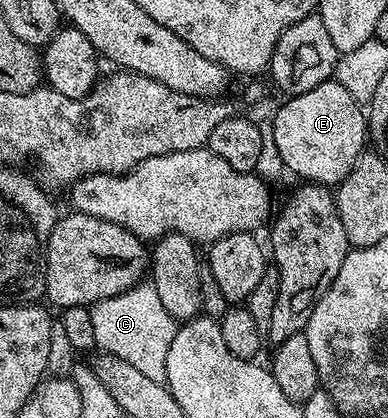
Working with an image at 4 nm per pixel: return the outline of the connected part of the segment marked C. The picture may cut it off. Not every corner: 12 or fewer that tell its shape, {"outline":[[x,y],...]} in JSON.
{"outline":[[151,281],[94,303],[94,340],[166,383],[178,323]]}

